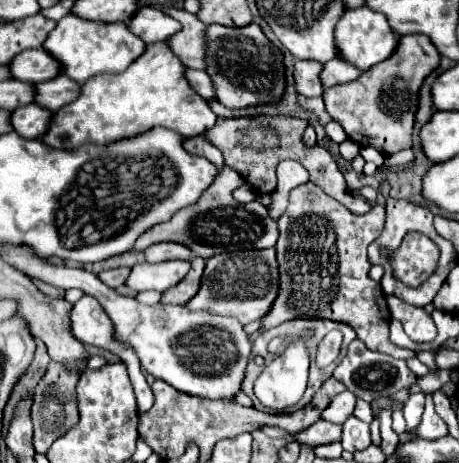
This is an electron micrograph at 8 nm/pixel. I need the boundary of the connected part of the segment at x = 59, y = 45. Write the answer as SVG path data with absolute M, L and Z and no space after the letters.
M68 13L56 23L54 31L50 31L48 39L44 41L44 49L62 63L64 75L82 85L90 77L100 73L122 73L132 61L136 61L144 53L146 43L140 37L132 35L126 23L86 21L74 13Z

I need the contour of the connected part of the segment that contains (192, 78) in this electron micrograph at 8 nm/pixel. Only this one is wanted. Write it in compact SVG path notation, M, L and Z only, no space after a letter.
M186 69L186 77L190 81L190 85L194 87L196 93L200 93L204 99L216 99L216 93L214 93L214 87L212 87L212 81L208 79L208 73L206 71L196 71L196 69Z

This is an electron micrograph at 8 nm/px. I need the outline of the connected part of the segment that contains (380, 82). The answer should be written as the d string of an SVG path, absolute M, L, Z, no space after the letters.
M406 35L398 47L400 49L396 49L390 59L374 65L356 81L328 87L328 91L322 93L326 111L344 127L348 139L360 147L374 147L382 155L392 155L412 147L414 89L418 111L422 81L440 65L440 53L426 35Z

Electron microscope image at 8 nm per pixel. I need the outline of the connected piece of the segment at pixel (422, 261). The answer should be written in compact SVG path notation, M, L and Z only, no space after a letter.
M416 233L410 241L402 239L402 245L392 259L392 267L402 283L418 287L436 269L436 261L438 247L422 233Z

